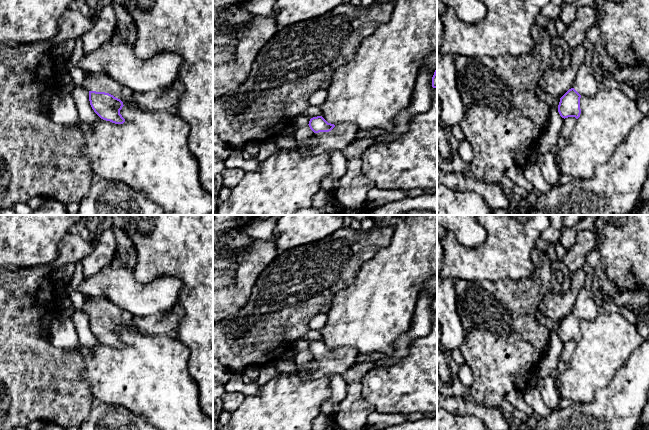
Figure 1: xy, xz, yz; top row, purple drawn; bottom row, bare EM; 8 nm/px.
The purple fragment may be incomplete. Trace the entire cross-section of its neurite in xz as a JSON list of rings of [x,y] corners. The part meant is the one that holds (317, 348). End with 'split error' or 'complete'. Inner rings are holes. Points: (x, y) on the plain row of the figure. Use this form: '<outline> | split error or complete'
[[[322,340],[313,341],[309,345],[309,351],[313,355],[313,361],[318,367],[313,372],[313,378],[317,379],[324,375],[342,375],[357,360],[356,349],[352,347],[331,348]]] | split error

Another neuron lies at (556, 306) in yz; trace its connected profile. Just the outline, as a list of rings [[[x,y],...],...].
[[[578,269],[571,275],[570,289],[565,293],[548,293],[539,304],[538,310],[554,322],[561,322],[569,313],[573,312],[574,304],[579,293],[586,284],[583,269]]]

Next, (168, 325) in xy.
[[[176,304],[166,316],[134,317],[133,321],[135,326],[148,334],[164,334],[176,338],[183,313],[182,306]]]

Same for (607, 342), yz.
[[[599,314],[592,320],[581,320],[581,338],[565,371],[554,377],[559,398],[576,403],[590,403],[597,389],[605,388],[616,372],[624,366],[632,353],[644,342],[638,326],[630,323],[622,314]]]

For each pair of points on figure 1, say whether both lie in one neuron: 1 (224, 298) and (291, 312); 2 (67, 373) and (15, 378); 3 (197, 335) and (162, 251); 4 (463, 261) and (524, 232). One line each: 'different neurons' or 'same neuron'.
1: different neurons
2: same neuron
3: same neuron
4: same neuron

